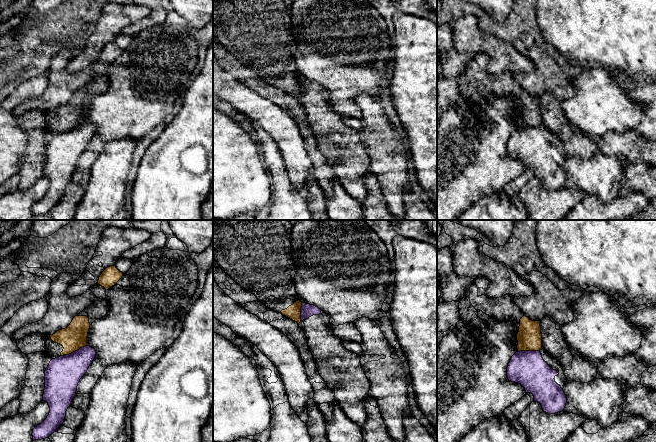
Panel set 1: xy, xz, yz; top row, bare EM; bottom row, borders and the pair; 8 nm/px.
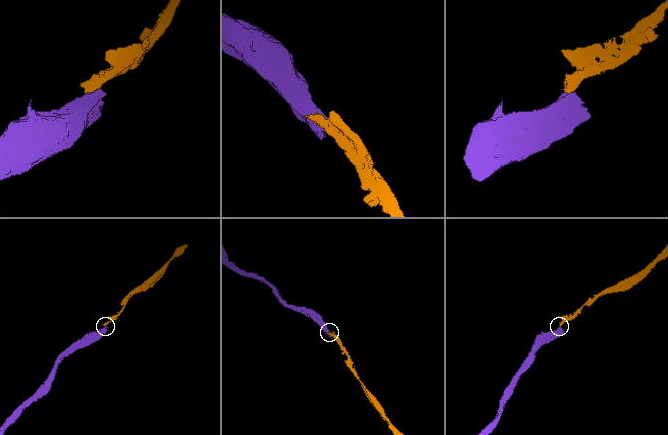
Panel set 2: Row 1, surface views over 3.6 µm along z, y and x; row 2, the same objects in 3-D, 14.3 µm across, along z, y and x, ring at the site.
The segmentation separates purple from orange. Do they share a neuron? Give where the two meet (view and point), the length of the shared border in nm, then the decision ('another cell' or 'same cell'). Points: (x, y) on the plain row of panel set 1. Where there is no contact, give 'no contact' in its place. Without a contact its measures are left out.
contact xy (75, 127); length 190 nm; another cell

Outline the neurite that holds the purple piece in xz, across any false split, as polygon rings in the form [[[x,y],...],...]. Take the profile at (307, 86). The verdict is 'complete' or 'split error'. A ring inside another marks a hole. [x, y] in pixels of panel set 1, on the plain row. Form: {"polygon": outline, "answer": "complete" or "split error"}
{"polygon": [[[302,78],[299,103],[305,109],[309,126],[326,163],[335,168],[335,176],[346,192],[361,203],[366,198],[365,178],[370,166],[370,158],[360,138],[361,133],[344,123],[343,116],[333,110],[330,92],[314,81]]], "answer": "split error"}

